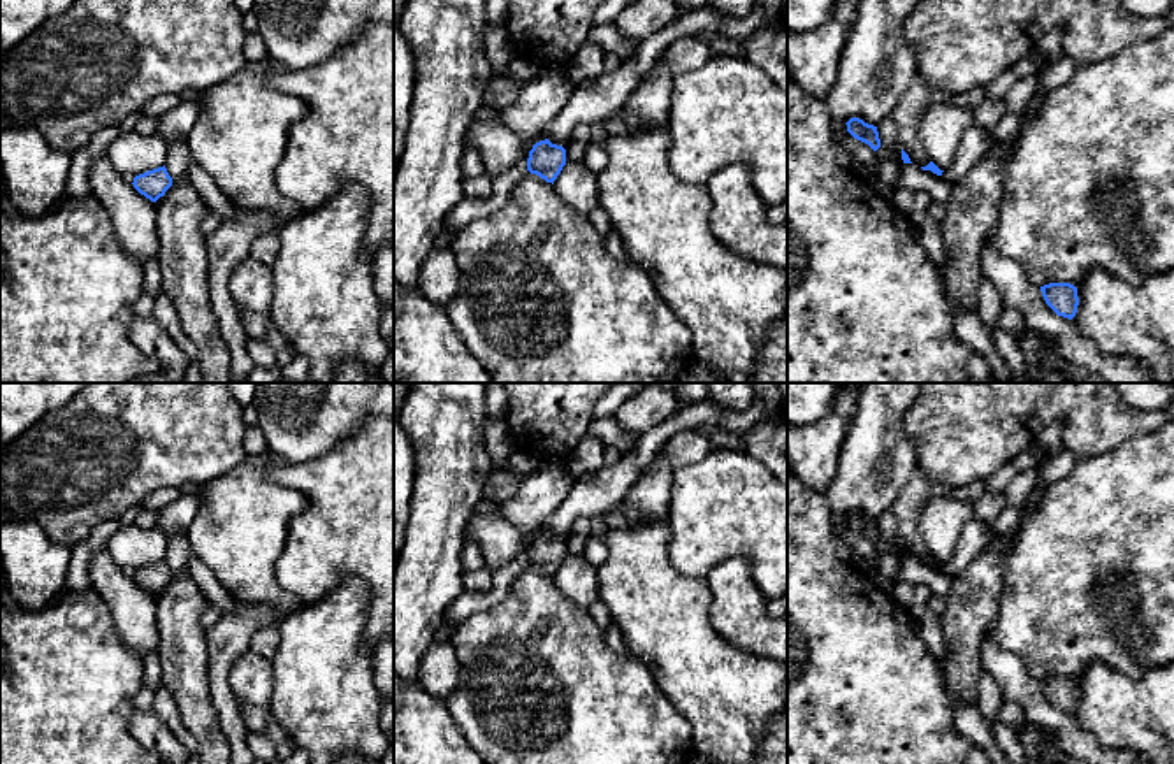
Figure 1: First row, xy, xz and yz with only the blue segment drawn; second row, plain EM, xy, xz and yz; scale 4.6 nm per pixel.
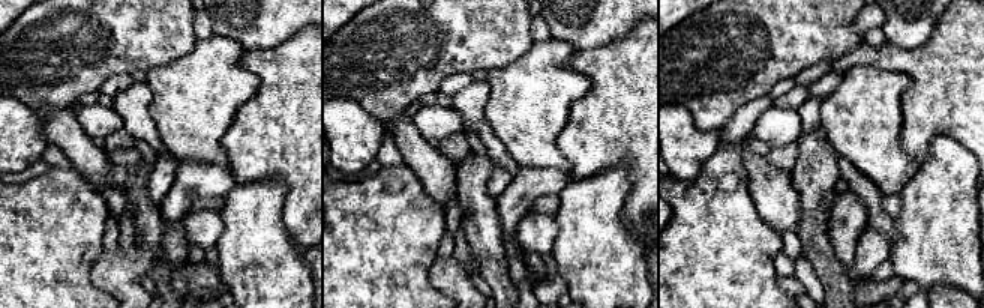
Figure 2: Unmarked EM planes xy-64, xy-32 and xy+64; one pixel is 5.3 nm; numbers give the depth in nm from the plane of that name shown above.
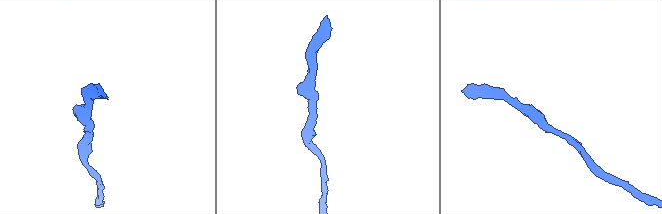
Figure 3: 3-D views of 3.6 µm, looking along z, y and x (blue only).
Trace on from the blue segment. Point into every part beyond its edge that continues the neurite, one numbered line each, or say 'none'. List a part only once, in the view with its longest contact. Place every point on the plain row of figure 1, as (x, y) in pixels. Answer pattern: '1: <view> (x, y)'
none

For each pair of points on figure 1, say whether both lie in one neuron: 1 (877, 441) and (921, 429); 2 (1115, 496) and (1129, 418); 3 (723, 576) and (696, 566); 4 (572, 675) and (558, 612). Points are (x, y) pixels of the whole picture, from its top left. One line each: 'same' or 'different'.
1: different
2: different
3: different
4: same

